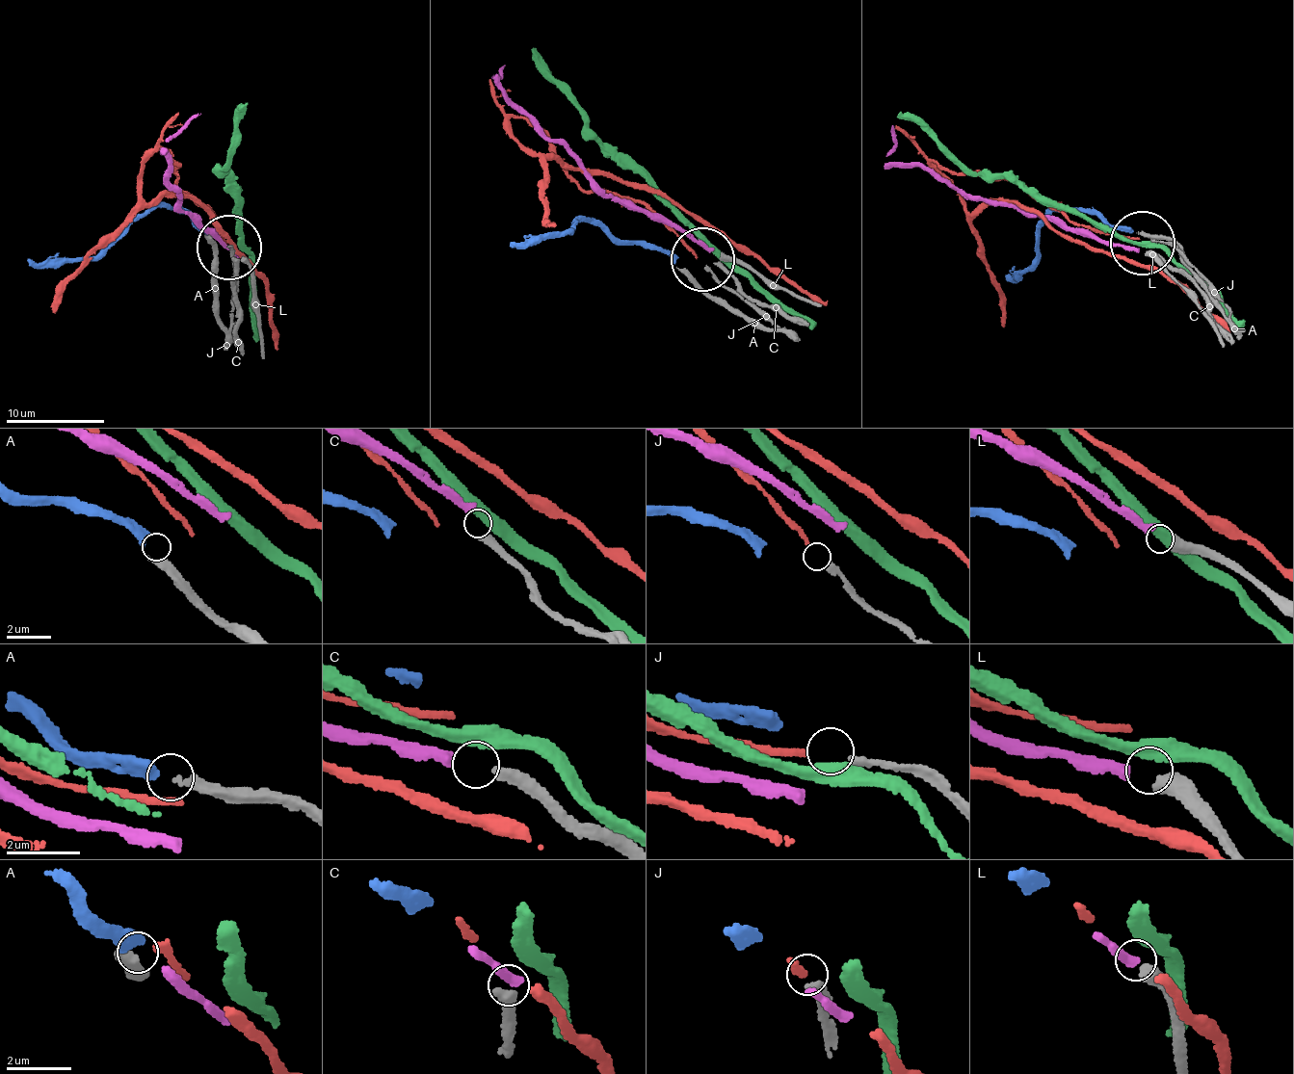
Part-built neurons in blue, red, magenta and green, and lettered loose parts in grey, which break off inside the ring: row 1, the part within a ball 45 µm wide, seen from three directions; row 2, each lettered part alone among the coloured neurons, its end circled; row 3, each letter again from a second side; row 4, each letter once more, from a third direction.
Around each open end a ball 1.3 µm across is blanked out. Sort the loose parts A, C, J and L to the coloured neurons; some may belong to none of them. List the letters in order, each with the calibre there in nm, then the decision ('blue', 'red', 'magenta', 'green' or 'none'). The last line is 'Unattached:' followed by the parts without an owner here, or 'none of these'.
A: 380 nm thick; blue
C: 320 nm thick; none
J: 180 nm thick; red
L: 480 nm thick; magenta
Unattached: C

